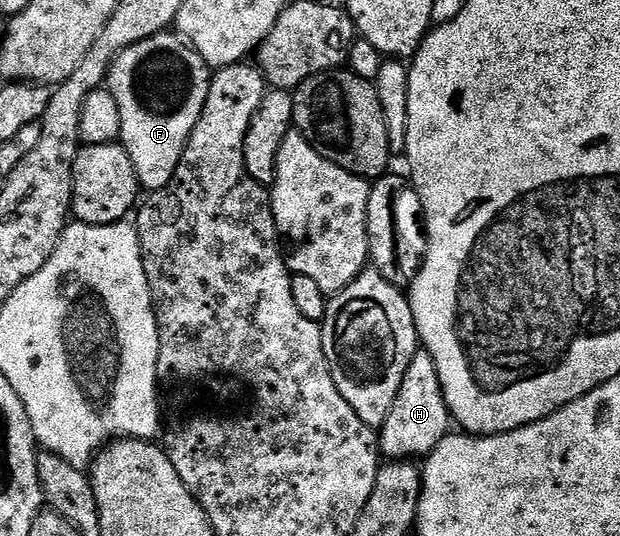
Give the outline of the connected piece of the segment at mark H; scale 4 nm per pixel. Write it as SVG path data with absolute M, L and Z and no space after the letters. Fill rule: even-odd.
M425 350L416 351L409 362L409 370L405 370L405 378L401 382L401 390L397 390L397 398L393 402L393 410L389 410L389 418L385 418L382 428L378 429L379 451L388 461L426 458L430 452L452 431L451 411L447 408L445 394L441 390L441 378L437 374L437 362Z

